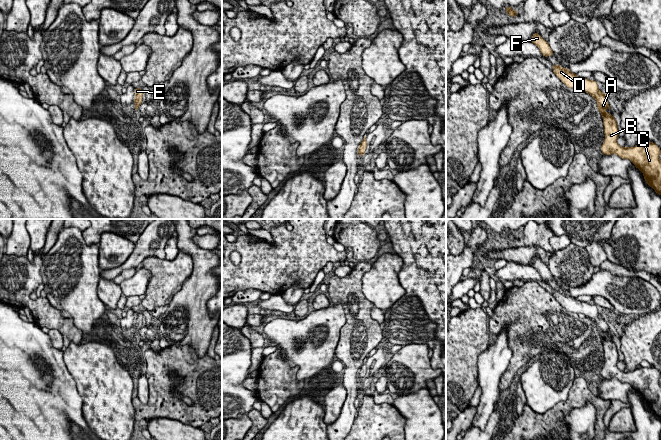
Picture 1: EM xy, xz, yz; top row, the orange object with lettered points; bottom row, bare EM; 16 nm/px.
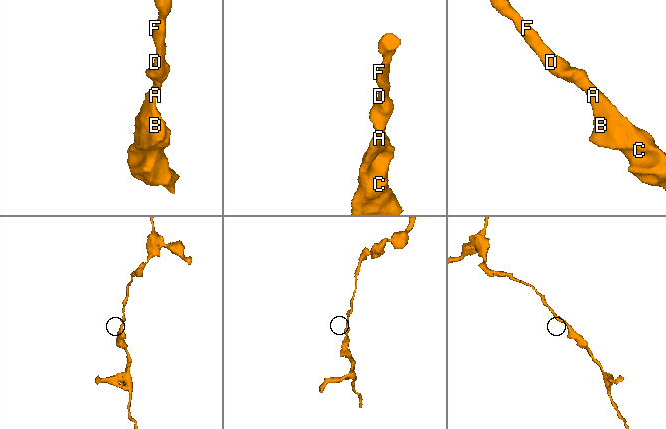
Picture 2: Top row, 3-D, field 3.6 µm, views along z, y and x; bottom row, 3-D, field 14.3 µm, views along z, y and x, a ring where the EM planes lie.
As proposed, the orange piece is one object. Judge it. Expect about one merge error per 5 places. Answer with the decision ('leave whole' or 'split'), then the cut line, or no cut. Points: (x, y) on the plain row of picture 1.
leave whole | no cut

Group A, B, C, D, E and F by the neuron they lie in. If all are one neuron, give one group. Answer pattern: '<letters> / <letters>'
A B C D E F

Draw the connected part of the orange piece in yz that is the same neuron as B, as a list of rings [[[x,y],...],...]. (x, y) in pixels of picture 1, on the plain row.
[[[553,289],[554,298],[567,311],[576,314],[584,314],[590,318],[597,326],[597,334],[601,337],[604,349],[605,363],[600,372],[604,379],[616,378],[622,383],[629,383],[644,400],[646,407],[652,411],[656,417],[661,419],[661,378],[660,372],[653,366],[641,367],[634,371],[622,371],[617,367],[619,359],[615,342],[606,333],[611,333],[607,325],[607,319],[598,312],[597,305],[589,304],[577,300],[568,292],[560,289]]]

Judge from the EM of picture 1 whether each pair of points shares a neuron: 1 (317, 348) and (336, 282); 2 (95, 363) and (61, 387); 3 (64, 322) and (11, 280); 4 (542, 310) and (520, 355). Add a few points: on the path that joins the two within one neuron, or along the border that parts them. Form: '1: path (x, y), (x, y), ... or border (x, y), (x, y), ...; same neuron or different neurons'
1: border (339, 301), (345, 317), (345, 323), (340, 328); different neurons
2: border (68, 372), (75, 381); different neurons
3: path (50, 317), (33, 305), (22, 294); same neuron
4: path (534, 321), (525, 344); same neuron

